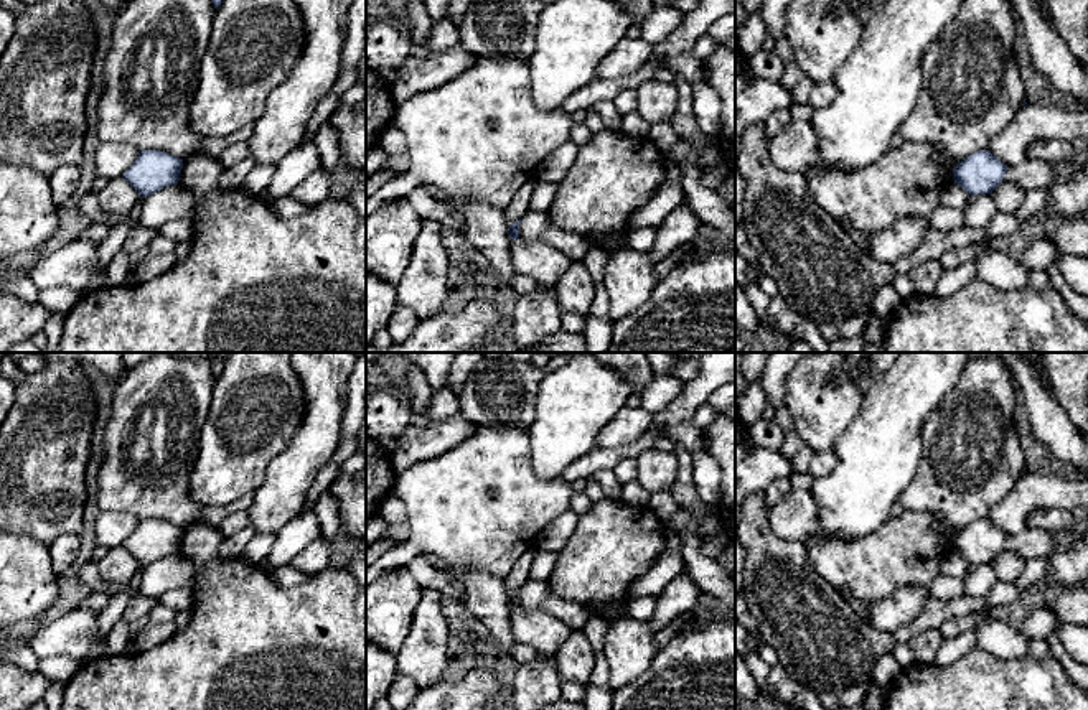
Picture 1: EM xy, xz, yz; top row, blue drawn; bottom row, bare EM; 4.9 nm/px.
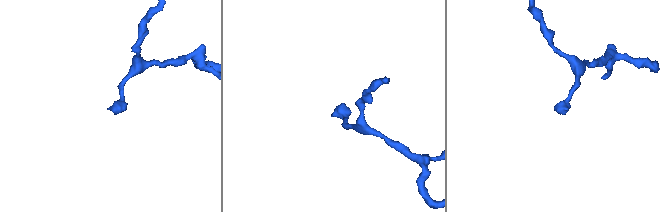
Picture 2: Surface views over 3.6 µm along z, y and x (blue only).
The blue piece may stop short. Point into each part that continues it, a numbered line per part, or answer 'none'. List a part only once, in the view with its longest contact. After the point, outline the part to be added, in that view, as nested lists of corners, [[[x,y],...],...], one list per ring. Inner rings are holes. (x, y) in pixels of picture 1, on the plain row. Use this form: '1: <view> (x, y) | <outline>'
none

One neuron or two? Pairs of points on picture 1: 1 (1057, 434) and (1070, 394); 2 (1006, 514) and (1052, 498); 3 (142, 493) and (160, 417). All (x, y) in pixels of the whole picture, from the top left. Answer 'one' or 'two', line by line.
1: two
2: one
3: one

